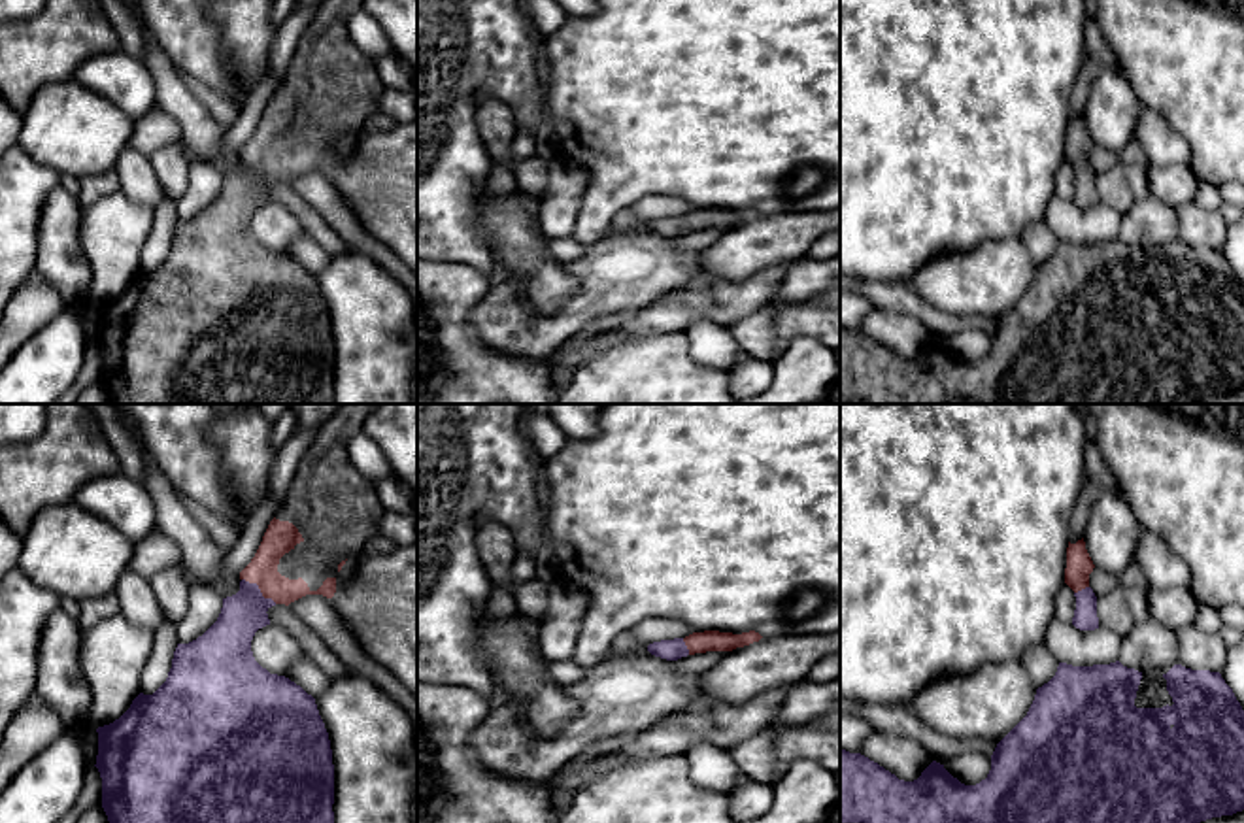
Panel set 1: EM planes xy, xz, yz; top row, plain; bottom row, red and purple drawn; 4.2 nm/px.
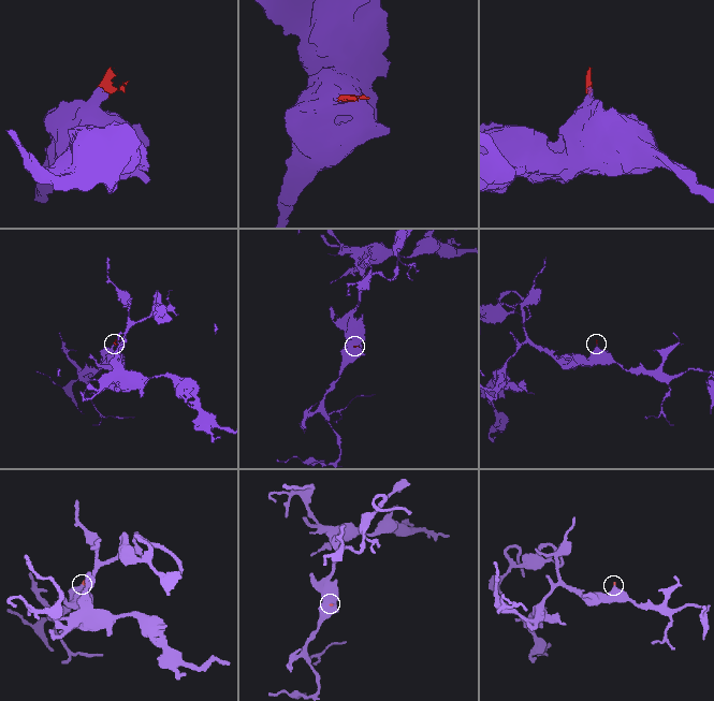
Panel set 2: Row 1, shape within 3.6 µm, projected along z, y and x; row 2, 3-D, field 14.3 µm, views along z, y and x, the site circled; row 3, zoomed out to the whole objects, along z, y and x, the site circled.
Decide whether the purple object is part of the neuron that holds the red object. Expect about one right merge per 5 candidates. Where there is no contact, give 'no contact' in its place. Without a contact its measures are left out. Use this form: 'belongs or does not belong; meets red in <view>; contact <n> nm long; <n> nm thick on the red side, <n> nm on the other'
belongs; meets red in xy; contact 190 nm long; 140 nm thick on the red side, 190 nm on the other

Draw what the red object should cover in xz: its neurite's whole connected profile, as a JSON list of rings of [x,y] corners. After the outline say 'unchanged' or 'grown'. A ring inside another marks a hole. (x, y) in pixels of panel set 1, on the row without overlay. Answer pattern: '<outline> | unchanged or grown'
[[[719,208],[693,210],[685,215],[661,217],[647,223],[647,228],[666,238],[678,238],[687,232],[706,228],[732,228],[736,225],[759,219],[763,213],[755,208],[732,211]]] | grown

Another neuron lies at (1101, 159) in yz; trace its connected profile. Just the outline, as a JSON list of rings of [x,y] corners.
[[[1093,145],[1093,149],[1089,151],[1089,164],[1093,166],[1095,174],[1106,172],[1116,162],[1119,162],[1118,155],[1114,155],[1106,147]]]

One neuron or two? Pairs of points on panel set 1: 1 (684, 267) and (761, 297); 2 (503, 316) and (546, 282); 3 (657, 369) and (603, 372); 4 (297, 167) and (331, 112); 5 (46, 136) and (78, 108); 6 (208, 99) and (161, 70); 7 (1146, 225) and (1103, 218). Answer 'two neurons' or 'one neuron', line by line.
1: one neuron
2: two neurons
3: one neuron
4: one neuron
5: one neuron
6: two neurons
7: two neurons

